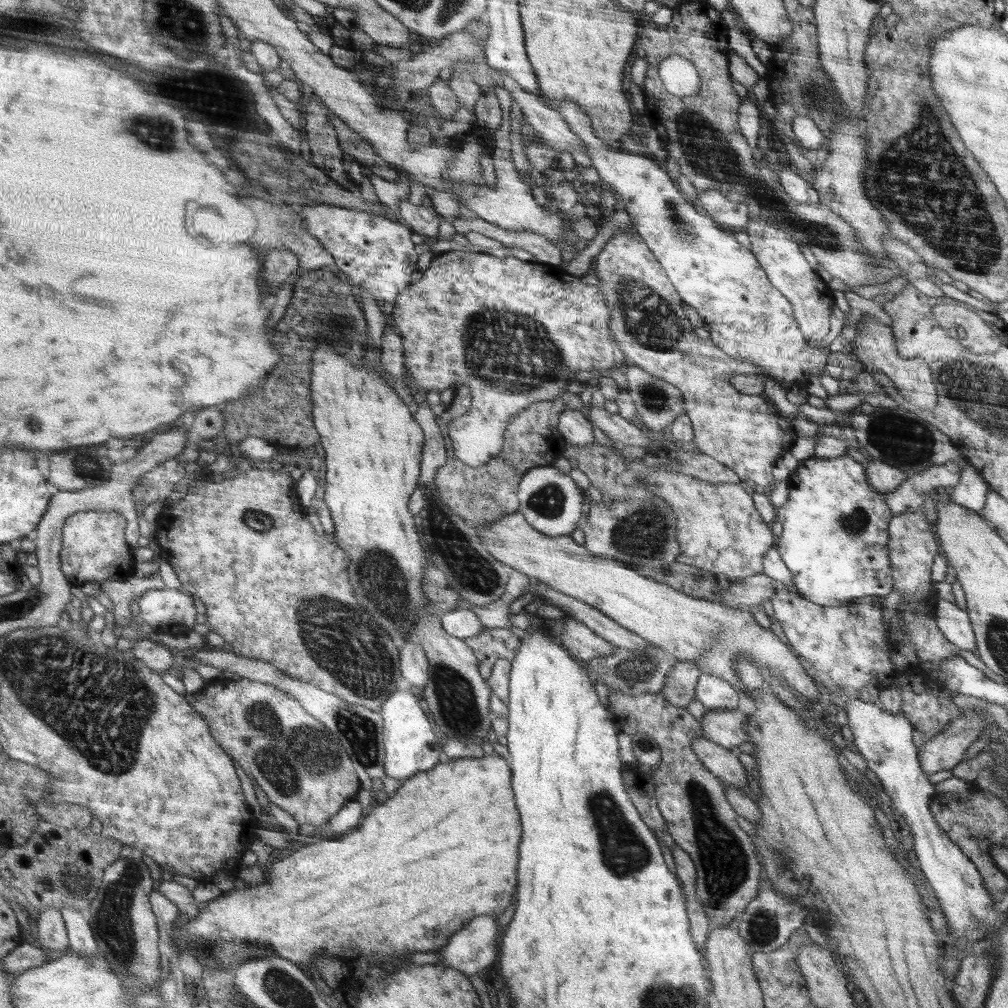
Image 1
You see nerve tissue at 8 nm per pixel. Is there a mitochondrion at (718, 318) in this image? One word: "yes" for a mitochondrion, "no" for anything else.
no

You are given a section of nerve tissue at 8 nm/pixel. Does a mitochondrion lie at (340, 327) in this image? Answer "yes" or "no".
yes

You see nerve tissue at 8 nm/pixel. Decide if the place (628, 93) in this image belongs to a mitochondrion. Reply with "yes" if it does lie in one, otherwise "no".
no

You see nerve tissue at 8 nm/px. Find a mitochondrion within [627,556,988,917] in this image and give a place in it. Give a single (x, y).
(725, 865)

